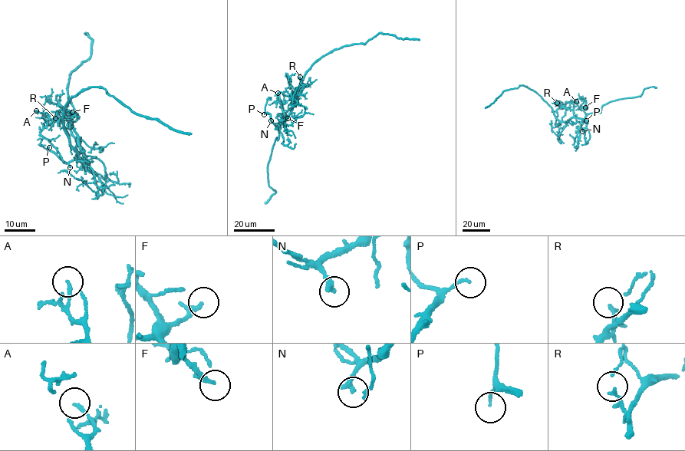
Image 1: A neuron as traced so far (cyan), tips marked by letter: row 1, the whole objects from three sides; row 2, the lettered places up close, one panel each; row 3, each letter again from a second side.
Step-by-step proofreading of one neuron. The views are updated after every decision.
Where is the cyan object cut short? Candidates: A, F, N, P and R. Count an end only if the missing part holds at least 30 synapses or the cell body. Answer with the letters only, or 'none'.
N

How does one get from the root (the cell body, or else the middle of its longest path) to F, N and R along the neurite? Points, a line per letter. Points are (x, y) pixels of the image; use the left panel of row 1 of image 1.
F: (76, 153), (82, 150), (78, 141), (80, 137), (74, 136), (70, 130), (70, 124), (67, 117), (72, 112)
N: (76, 153), (82, 150), (80, 136), (76, 141), (77, 153), (68, 162), (70, 167)
R: (76, 153), (82, 150), (72, 124), (64, 116), (57, 122), (55, 118)

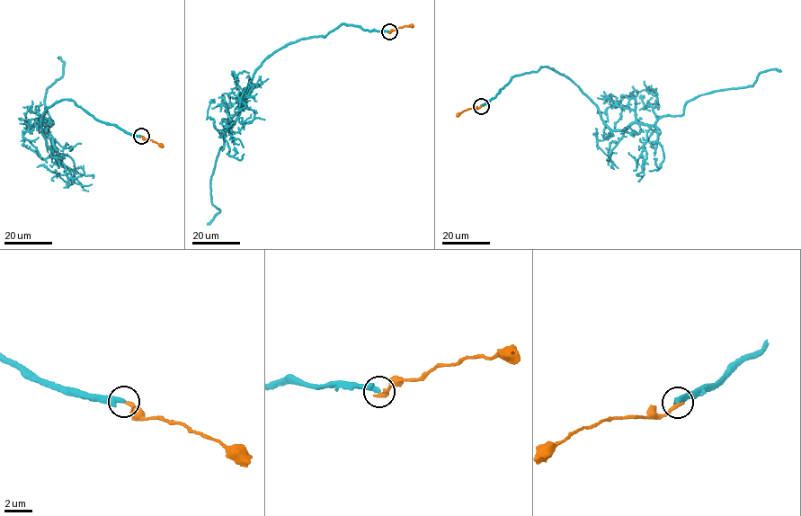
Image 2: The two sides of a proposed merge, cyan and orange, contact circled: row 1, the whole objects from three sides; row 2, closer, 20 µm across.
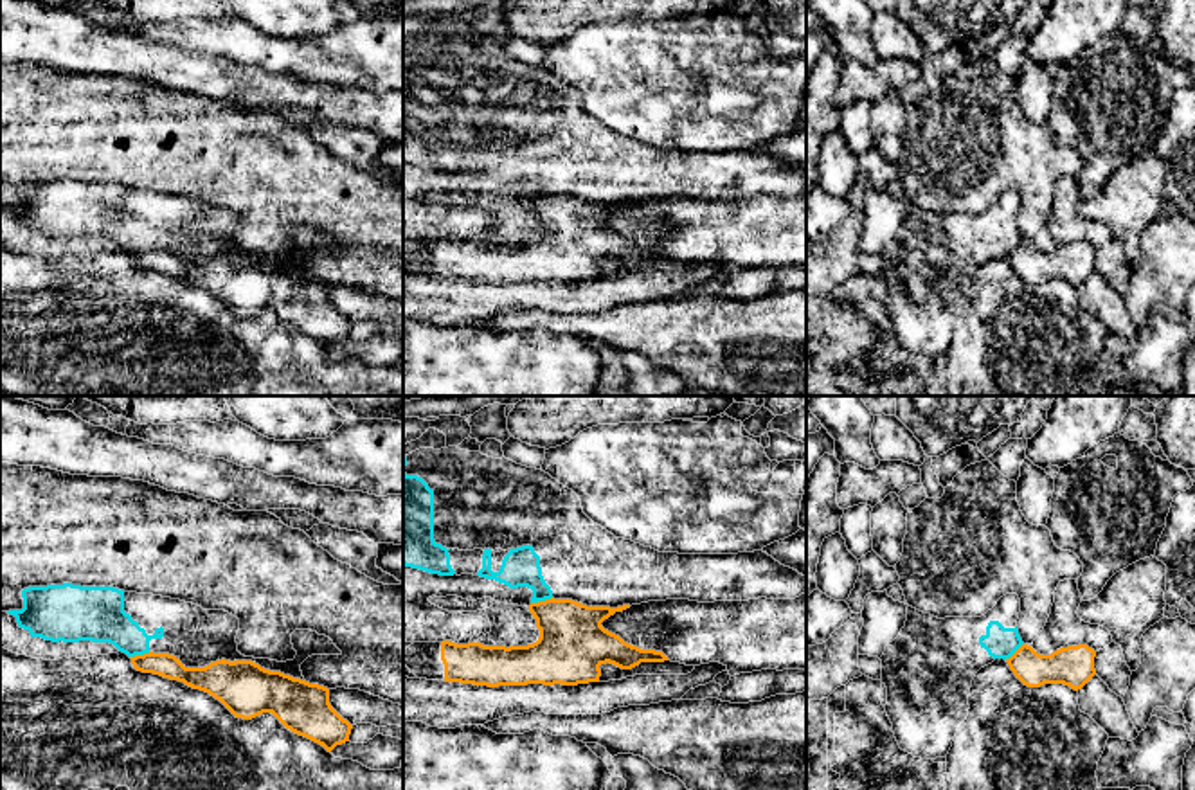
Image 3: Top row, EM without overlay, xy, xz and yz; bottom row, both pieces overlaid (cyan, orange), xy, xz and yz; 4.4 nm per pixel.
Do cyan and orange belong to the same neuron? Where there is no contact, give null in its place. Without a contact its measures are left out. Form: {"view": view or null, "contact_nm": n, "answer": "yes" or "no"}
{"view": "xz", "contact_nm": 100, "answer": "no"}

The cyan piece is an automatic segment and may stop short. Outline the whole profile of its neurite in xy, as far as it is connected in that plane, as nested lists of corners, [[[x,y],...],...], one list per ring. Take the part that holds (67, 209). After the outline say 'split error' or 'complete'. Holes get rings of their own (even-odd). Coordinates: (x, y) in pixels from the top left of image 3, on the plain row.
[[[72,180],[29,184],[22,187],[23,205],[9,207],[20,225],[31,234],[41,234],[52,239],[110,239],[128,254],[144,250],[175,252],[185,265],[205,265],[216,257],[252,257],[265,266],[281,268],[301,275],[301,261],[311,252],[342,252],[342,248],[326,232],[311,227],[295,227],[292,241],[297,248],[293,257],[277,259],[270,256],[245,254],[238,248],[236,232],[239,216],[225,207],[203,207],[198,202],[180,196],[124,189],[113,184],[81,184]]]; split error

